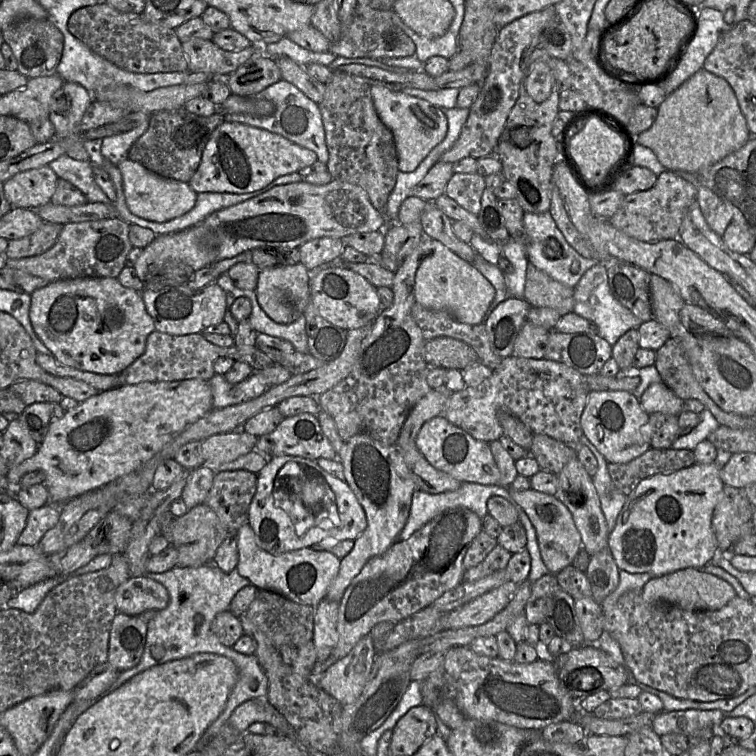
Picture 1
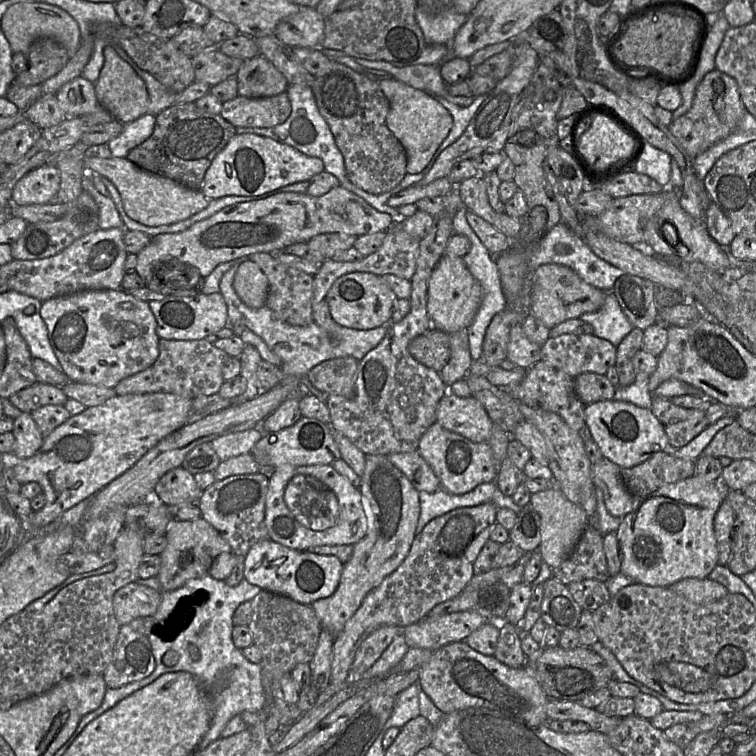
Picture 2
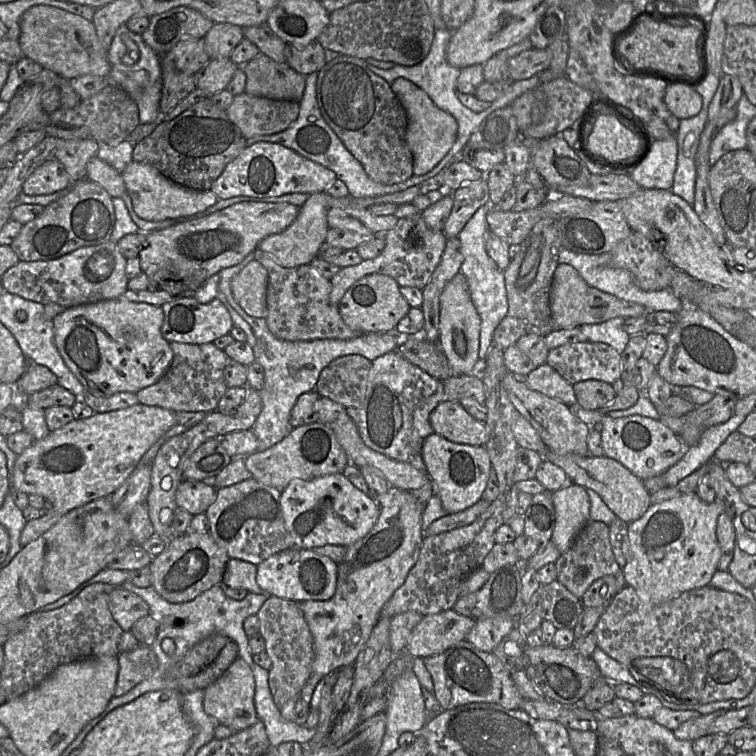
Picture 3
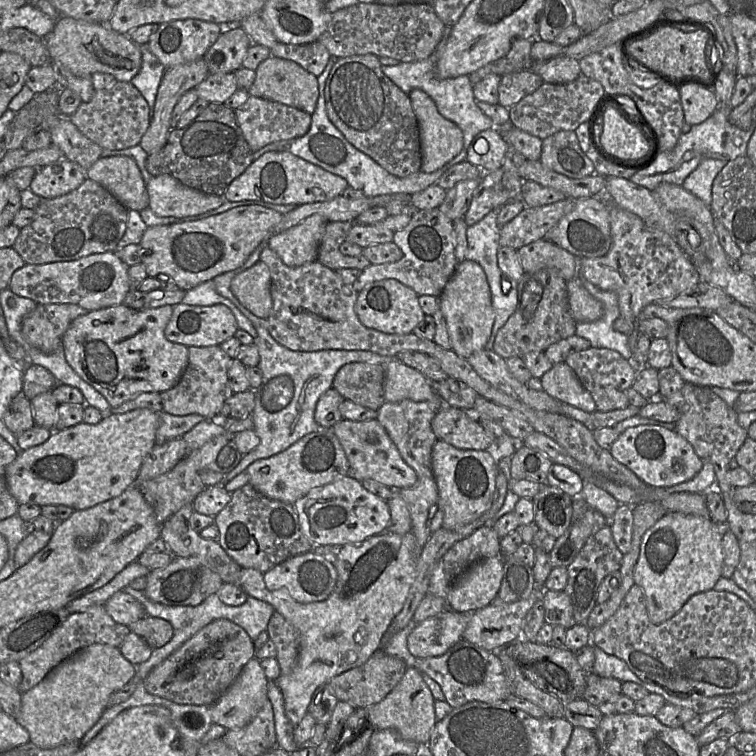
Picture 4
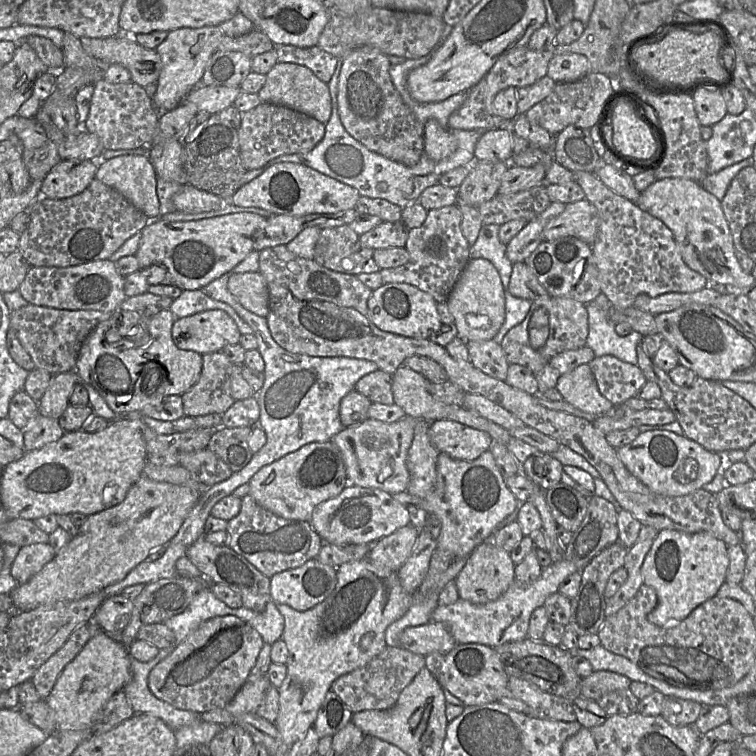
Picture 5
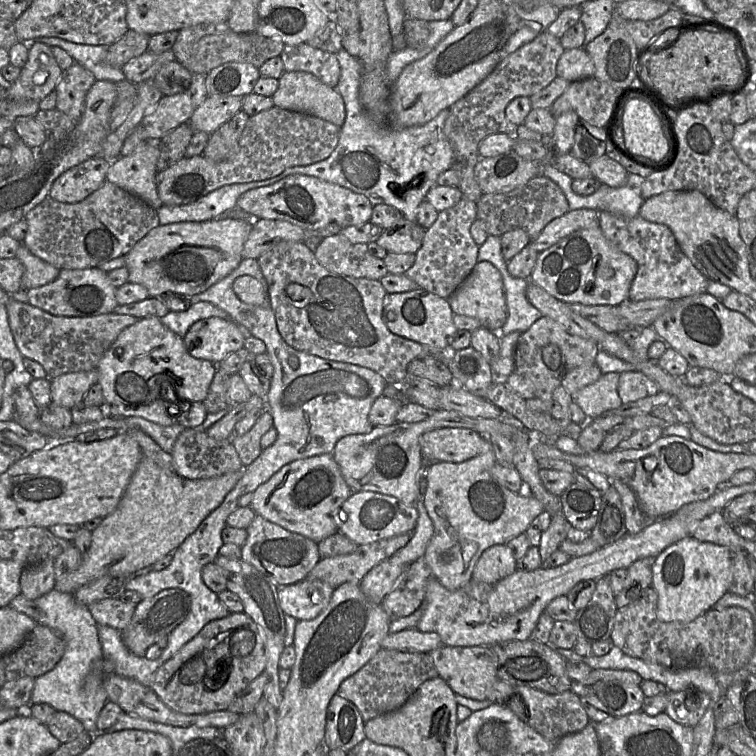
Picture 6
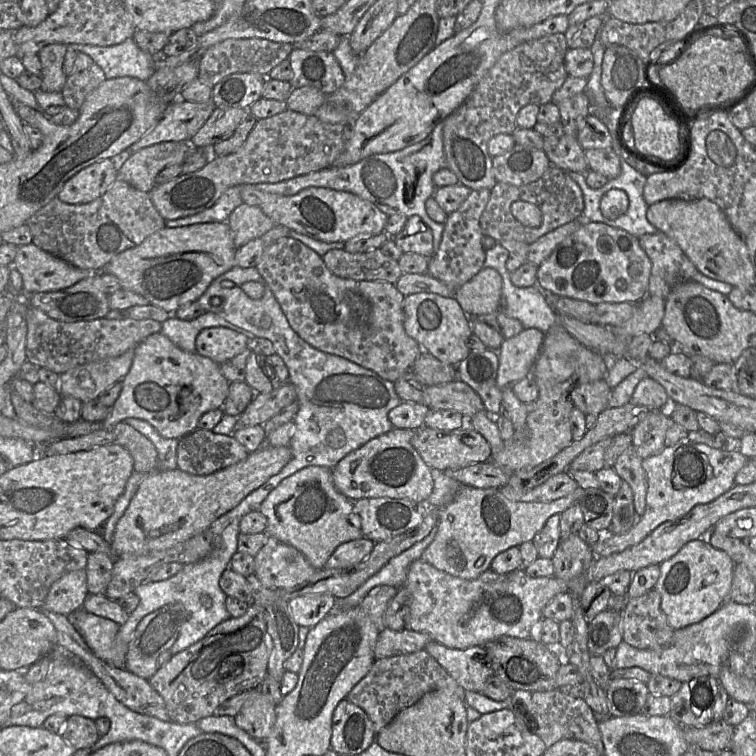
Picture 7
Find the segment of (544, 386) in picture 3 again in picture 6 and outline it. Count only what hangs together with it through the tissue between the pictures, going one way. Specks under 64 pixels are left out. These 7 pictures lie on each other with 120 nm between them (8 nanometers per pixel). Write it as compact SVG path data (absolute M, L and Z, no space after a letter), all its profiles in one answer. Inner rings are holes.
M601 374L595 383L571 396L572 401L582 409L588 419L599 417L622 405L618 394L619 374Z

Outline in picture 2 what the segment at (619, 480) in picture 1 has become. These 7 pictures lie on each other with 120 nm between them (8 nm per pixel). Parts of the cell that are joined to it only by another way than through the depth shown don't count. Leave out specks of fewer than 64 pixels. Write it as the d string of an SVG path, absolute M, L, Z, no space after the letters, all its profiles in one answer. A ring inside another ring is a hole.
M657 452L632 468L621 468L626 489L633 496L646 496L659 488L695 475L696 461L681 459L666 452Z

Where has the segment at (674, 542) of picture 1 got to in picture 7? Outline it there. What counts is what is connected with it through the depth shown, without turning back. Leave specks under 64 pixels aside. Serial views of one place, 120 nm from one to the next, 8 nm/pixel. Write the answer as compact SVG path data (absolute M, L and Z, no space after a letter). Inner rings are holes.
M702 539L688 542L677 554L660 564L660 576L654 589L660 595L661 610L667 623L674 629L696 624L730 600L735 563L727 553L716 549Z

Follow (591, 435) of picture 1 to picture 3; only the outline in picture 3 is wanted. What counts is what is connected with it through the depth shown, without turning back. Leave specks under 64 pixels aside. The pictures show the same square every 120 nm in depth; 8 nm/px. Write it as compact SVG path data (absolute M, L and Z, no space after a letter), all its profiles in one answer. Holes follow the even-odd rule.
M571 409L586 426L594 426L601 433L604 456L628 469L640 480L663 475L685 455L688 446L668 427L658 420L633 415L621 418L603 416L599 410Z

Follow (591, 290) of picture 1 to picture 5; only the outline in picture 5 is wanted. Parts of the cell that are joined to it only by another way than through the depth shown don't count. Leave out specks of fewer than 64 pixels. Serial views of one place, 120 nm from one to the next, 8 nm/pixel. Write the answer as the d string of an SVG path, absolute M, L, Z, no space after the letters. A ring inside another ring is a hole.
M603 293L585 307L588 313L586 346L596 357L608 355L636 366L637 349L644 337L635 331L624 337L616 333L615 324L610 319L612 304Z

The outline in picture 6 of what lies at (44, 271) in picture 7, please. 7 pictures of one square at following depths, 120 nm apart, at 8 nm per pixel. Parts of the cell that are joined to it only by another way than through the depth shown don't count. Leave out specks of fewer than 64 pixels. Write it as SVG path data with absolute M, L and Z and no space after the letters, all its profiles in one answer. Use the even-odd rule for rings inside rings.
M20 244L16 256L24 265L21 279L21 290L40 287L54 281L60 269L33 255L24 245Z

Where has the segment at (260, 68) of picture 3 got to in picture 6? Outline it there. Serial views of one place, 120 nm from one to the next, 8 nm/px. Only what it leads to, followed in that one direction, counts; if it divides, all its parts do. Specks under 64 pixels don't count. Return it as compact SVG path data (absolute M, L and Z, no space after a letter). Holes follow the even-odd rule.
M285 71L272 96L274 106L311 114L334 125L342 126L346 118L345 103L340 93L313 74Z

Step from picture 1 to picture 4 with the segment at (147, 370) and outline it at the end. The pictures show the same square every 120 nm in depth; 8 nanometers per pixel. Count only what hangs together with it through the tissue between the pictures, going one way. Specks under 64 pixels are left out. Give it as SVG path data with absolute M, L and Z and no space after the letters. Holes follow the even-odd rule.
M220 346L188 347L188 365L179 382L171 389L159 392L164 412L185 416L198 414L205 419L220 414L224 402L233 395L229 386L228 366L231 360Z

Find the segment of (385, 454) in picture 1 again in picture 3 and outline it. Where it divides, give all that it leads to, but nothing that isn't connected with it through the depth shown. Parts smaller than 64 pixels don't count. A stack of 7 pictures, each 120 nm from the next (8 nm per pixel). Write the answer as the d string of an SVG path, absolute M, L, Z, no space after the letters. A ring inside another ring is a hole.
M395 487L378 497L377 502L380 514L376 523L363 538L347 547L343 561L338 564L334 596L326 601L299 603L313 637L311 675L323 678L354 665L380 619L382 607L405 582L418 560L423 542L421 505L411 491Z

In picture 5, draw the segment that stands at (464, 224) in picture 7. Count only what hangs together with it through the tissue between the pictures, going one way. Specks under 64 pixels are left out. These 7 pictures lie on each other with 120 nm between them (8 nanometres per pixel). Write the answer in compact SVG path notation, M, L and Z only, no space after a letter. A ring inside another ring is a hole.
M458 204L429 210L422 226L408 231L405 249L409 253L406 264L390 269L380 269L386 283L407 283L430 294L437 303L446 303L452 289L469 262L471 245L461 229L462 212Z

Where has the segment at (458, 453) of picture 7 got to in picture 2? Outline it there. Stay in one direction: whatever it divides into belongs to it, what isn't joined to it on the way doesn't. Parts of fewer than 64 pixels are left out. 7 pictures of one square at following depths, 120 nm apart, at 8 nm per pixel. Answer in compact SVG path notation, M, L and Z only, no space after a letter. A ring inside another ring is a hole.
M446 393L438 403L436 422L444 429L474 443L487 443L493 422L483 405L473 396L458 397Z

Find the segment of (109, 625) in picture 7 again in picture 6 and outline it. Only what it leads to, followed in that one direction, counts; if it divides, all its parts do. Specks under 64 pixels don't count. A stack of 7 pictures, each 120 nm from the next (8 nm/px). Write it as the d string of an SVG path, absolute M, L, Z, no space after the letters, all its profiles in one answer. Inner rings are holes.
M98 625L97 629L109 674L114 673L152 687L155 672L165 663L163 657L169 652L169 647L163 649L158 659L150 660L129 651L123 642L122 631L106 625Z

